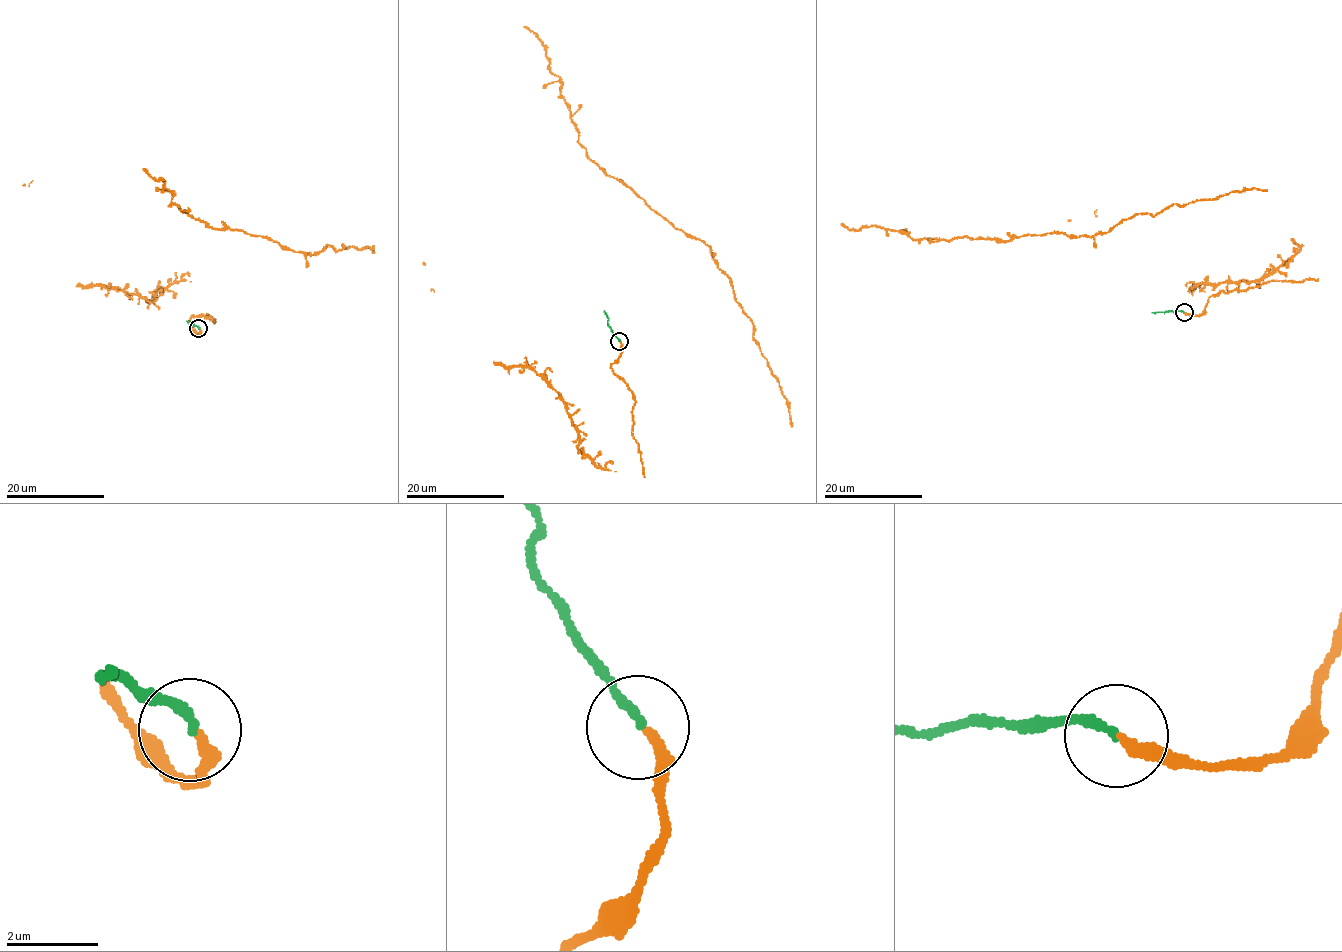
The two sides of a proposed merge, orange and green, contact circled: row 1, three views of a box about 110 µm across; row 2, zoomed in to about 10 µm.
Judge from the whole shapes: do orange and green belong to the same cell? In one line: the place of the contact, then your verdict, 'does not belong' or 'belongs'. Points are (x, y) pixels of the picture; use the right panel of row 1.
place (1184, 312); belongs

